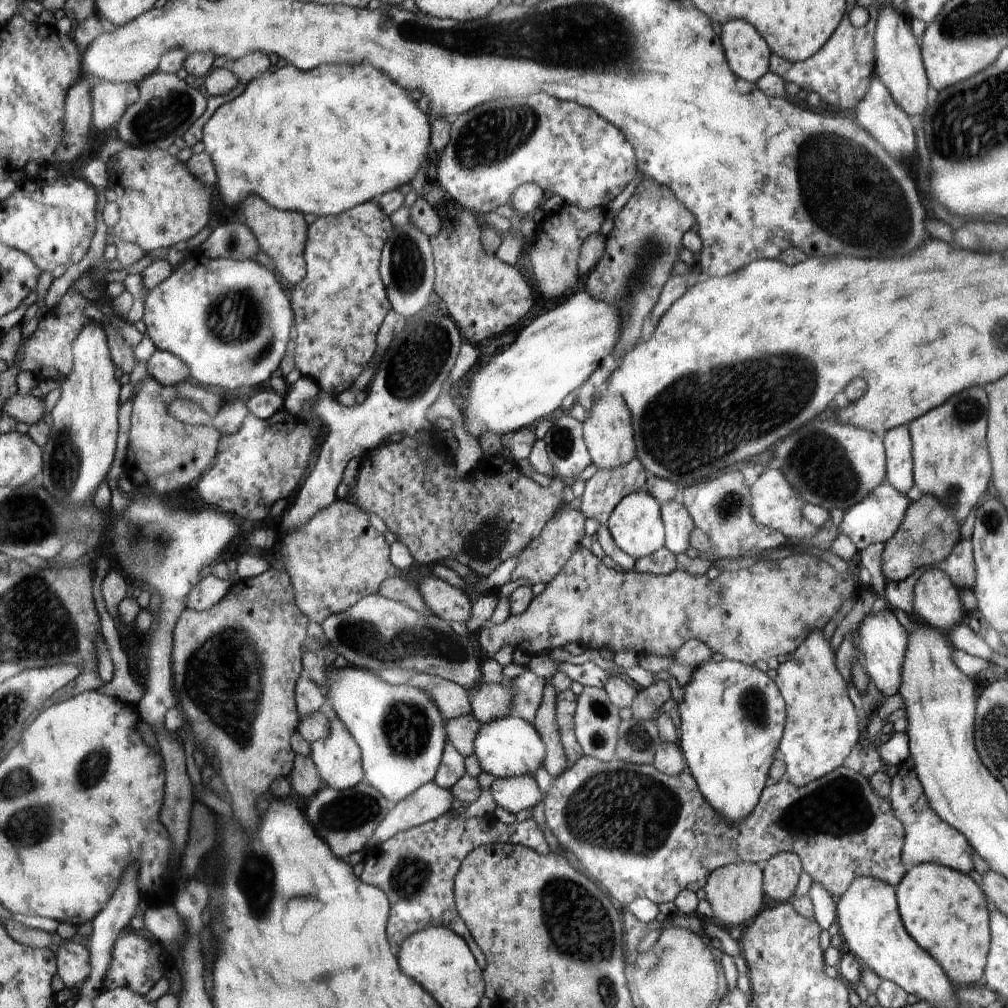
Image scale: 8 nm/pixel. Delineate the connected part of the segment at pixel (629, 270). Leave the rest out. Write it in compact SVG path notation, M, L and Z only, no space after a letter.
M644 178L613 222L613 228L606 236L604 254L595 270L589 272L586 282L586 290L595 299L614 303L623 314L621 340L609 361L622 356L642 340L645 318L656 306L672 266L677 264L682 236L688 234L696 218L666 185Z

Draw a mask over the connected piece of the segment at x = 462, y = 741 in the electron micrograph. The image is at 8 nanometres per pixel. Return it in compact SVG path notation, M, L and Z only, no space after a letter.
M472 712L447 722L449 739L463 755L470 756L475 751L475 739L483 724Z

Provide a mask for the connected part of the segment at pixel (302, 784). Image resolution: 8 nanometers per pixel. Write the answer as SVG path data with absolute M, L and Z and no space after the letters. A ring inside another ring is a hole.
M296 755L293 760L293 775L291 787L302 796L308 798L314 796L324 786L318 769L311 756Z

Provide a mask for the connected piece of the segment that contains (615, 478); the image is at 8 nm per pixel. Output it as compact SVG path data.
M634 459L617 469L598 469L585 482L578 510L585 516L585 520L594 519L603 526L622 497L645 490L648 477L640 459Z

